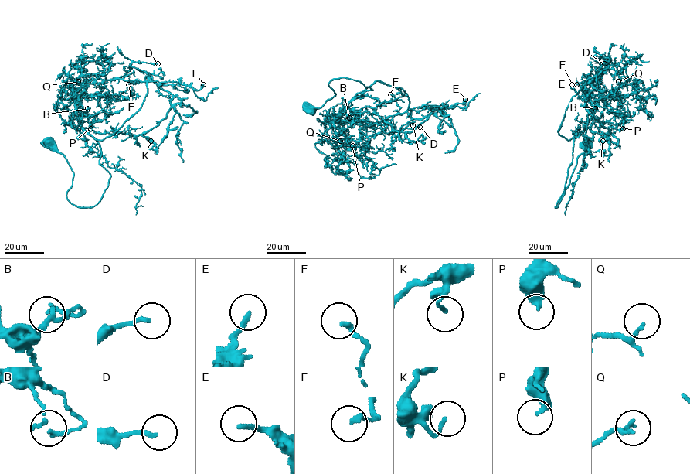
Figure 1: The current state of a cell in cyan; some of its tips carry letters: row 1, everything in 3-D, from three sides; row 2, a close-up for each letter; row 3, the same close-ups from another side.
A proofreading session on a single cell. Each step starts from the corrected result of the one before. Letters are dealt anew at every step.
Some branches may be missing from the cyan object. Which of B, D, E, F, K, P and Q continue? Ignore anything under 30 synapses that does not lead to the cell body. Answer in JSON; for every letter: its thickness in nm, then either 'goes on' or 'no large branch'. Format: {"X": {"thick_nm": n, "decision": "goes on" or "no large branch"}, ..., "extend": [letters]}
{"B": {"thick_nm": 150, "decision": "no large branch"}, "D": {"thick_nm": 160, "decision": "no large branch"}, "E": {"thick_nm": 190, "decision": "no large branch"}, "F": {"thick_nm": 180, "decision": "no large branch"}, "K": {"thick_nm": 150, "decision": "no large branch"}, "P": {"thick_nm": 380, "decision": "no large branch"}, "Q": {"thick_nm": 110, "decision": "no large branch"}, "extend": []}

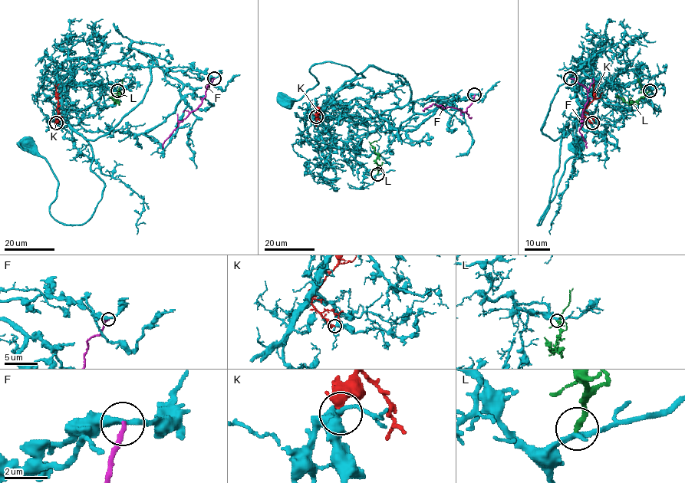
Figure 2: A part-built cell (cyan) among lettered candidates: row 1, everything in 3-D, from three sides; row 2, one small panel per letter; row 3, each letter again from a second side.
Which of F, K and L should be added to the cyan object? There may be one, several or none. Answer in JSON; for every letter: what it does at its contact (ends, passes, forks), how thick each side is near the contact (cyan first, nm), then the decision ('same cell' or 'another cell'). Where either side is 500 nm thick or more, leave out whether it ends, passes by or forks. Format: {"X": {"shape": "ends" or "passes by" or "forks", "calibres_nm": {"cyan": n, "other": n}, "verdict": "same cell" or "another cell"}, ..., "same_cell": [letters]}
{"F": {"shape": "ends", "calibres_nm": {"cyan": 320, "other": 200}, "verdict": "another cell"}, "K": {"shape": "ends", "calibres_nm": {"cyan": 320, "other": 440}, "verdict": "another cell"}, "L": {"shape": "ends", "calibres_nm": {"cyan": 220, "other": 220}, "verdict": "same cell"}, "same_cell": ["L"]}

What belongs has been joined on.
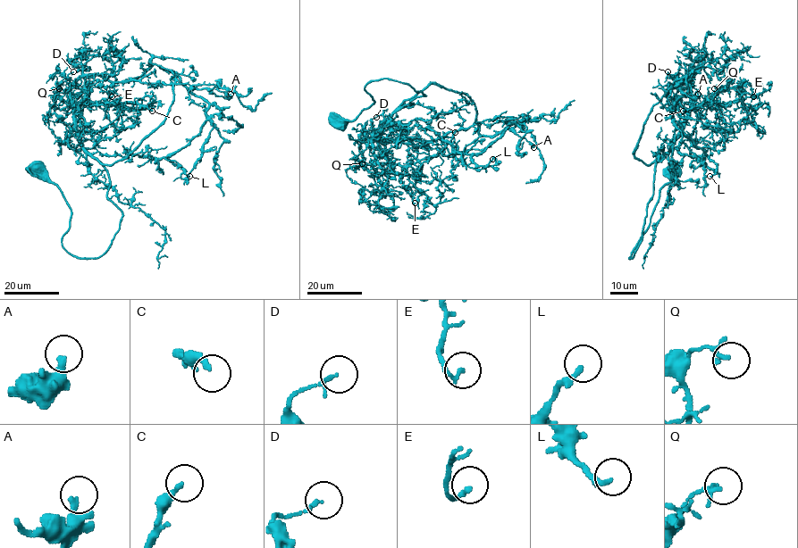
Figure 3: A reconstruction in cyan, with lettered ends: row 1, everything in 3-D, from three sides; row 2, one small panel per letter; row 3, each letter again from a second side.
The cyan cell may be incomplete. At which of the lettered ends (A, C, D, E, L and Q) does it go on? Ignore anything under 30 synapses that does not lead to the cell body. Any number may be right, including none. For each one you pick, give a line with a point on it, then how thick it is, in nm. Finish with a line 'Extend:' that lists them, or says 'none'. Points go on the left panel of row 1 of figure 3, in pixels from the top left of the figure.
C: (152, 111) | 240 nm
E: (112, 96) | 170 nm
Extend: C, E

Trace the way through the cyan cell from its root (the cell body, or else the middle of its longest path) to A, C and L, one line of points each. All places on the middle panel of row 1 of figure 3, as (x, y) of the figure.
A: (339, 124), (373, 103), (372, 81), (425, 95), (401, 107), (439, 84), (472, 100), (481, 136), (533, 147)
C: (339, 124), (373, 103), (368, 83), (390, 78), (425, 96), (379, 130), (388, 160), (432, 157), (455, 132)
L: (339, 124), (372, 81), (425, 95), (401, 107), (439, 84), (481, 136), (511, 123), (471, 159), (492, 159)

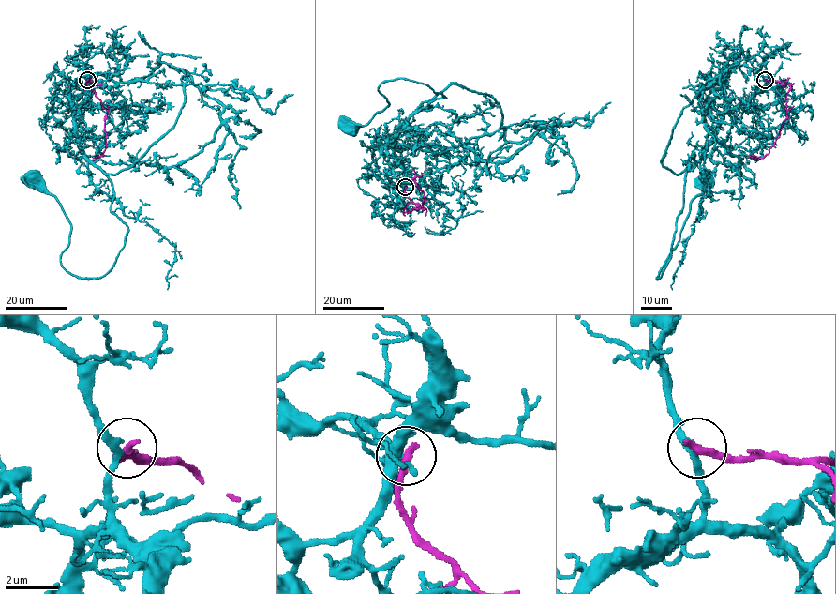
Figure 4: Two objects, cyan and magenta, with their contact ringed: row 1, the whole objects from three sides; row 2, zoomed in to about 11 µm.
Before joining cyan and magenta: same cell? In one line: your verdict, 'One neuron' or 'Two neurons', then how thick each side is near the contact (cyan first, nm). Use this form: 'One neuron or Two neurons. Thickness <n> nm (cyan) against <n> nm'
Two neurons. Thickness 240 nm (cyan) against 320 nm

